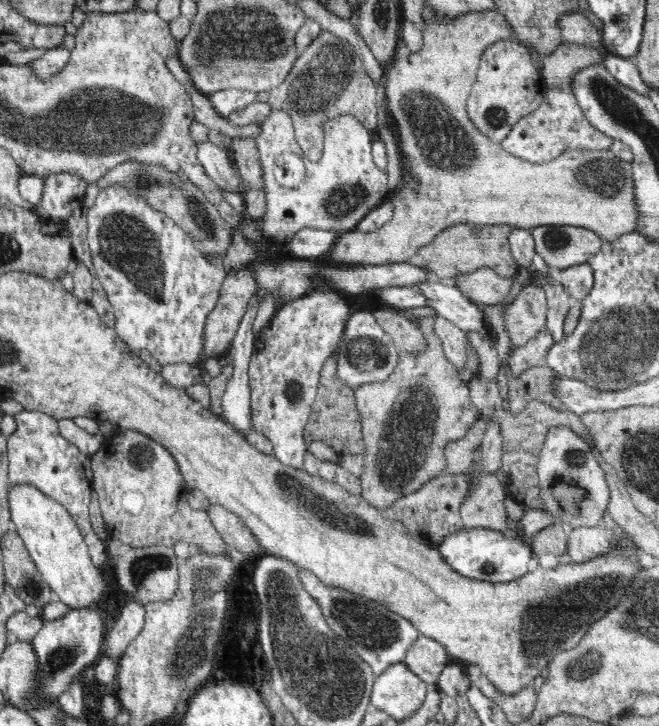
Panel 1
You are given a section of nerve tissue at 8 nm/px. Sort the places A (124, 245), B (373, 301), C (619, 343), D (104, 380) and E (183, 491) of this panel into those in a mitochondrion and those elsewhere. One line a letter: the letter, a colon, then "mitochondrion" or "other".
A: mitochondrion
B: other
C: mitochondrion
D: other
E: other

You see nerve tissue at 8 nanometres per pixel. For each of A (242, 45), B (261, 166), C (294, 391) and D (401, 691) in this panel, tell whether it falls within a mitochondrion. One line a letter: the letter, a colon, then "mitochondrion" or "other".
A: mitochondrion
B: other
C: mitochondrion
D: mitochondrion

